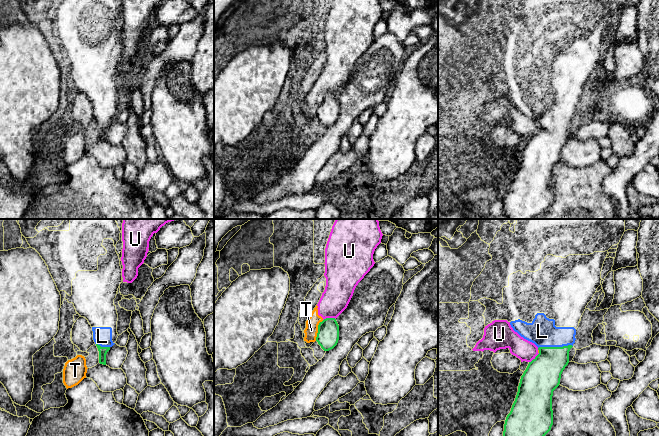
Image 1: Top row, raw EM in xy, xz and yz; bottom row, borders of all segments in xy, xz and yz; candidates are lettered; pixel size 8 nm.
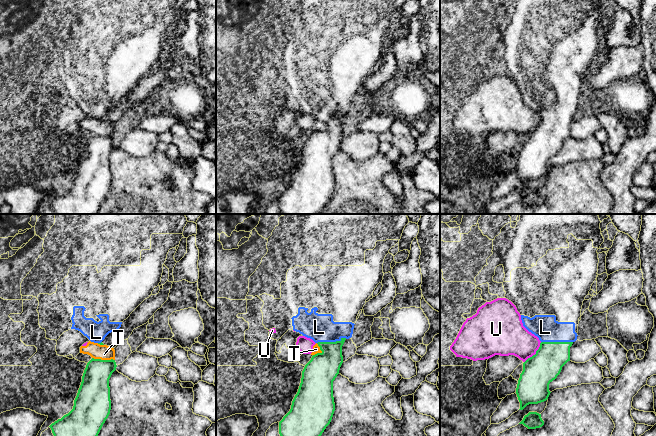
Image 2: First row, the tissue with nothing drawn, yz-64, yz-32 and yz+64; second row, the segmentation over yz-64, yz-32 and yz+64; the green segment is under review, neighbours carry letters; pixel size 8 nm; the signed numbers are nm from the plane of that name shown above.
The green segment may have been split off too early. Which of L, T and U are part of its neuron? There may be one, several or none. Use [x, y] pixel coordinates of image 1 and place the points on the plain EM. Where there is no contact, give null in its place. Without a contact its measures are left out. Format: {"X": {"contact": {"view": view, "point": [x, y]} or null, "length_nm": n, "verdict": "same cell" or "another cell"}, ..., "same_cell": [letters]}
{"L": {"contact": {"view": "yz", "point": [555, 123]}, "length_nm": 280, "verdict": "same cell"}, "T": {"contact": {"view": "xz", "point": [318, 106]}, "length_nm": 180, "verdict": "another cell"}, "U": {"contact": {"view": "xz", "point": [329, 94]}, "length_nm": 110, "verdict": "another cell"}, "same_cell": ["L"]}

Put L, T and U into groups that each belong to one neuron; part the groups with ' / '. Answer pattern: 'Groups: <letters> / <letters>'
Groups: L / T U

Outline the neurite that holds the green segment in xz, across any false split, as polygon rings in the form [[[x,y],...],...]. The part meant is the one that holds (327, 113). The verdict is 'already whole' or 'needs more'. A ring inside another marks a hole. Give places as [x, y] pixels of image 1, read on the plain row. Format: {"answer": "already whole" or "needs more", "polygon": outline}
{"answer": "already whole", "polygon": [[[326,94],[318,101],[316,117],[324,127],[333,125],[339,116],[339,101],[335,94]]]}

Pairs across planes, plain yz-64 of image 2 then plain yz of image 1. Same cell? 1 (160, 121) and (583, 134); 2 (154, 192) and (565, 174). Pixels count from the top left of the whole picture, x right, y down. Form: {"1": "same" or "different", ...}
{"1": "same", "2": "same"}

